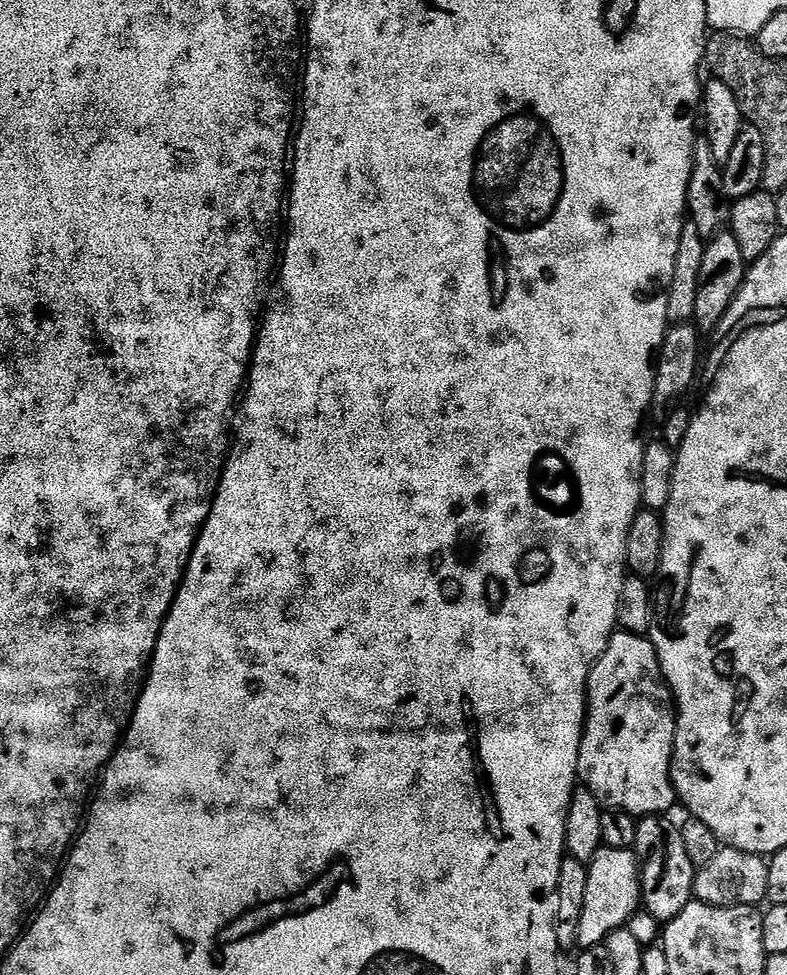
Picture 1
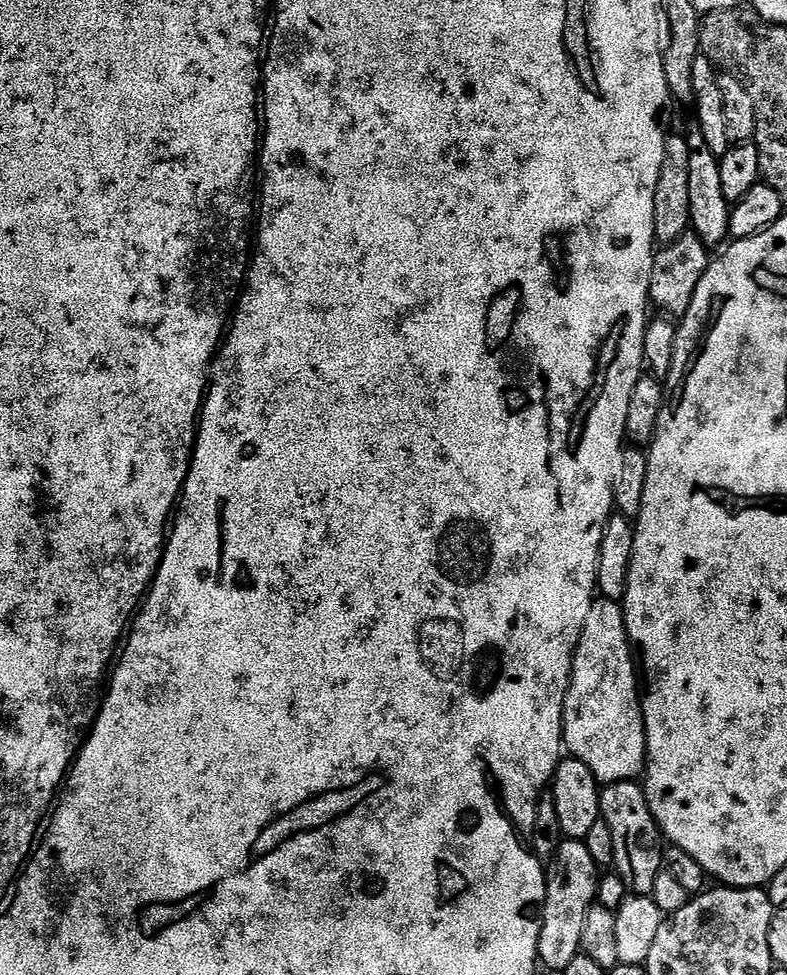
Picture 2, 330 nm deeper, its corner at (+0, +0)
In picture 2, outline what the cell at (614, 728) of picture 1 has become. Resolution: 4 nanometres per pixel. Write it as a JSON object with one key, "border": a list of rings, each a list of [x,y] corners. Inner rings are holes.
{"border":[[[593,599],[590,614],[586,614],[582,638],[572,659],[572,677],[564,703],[564,747],[571,759],[580,760],[590,766],[590,774],[594,774],[594,778],[602,786],[627,780],[639,781],[644,775],[648,747],[644,729],[642,688],[638,683],[638,664],[634,659],[633,645],[628,639],[624,610],[617,601]]]}

